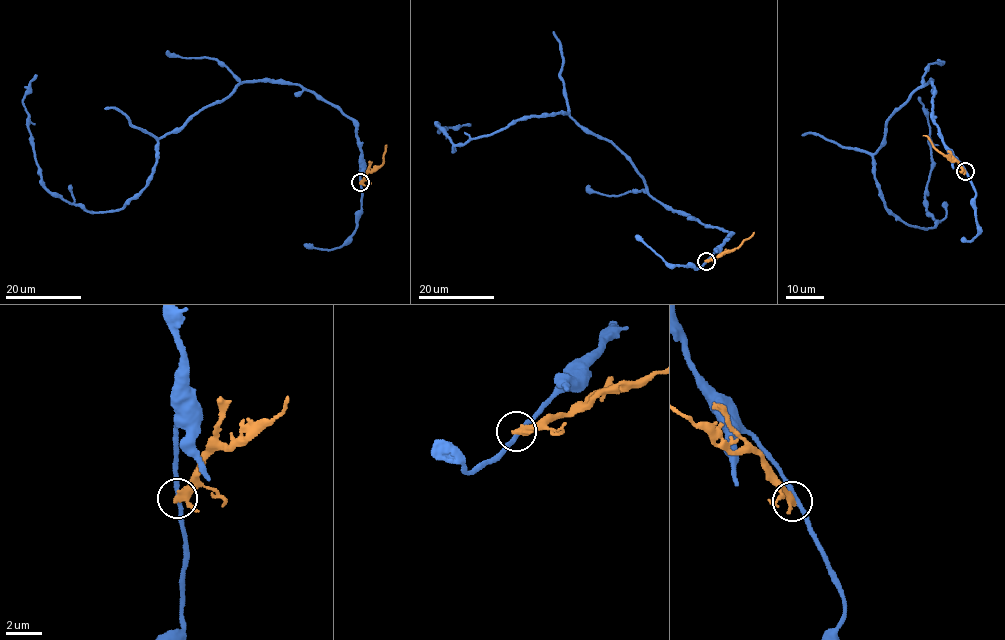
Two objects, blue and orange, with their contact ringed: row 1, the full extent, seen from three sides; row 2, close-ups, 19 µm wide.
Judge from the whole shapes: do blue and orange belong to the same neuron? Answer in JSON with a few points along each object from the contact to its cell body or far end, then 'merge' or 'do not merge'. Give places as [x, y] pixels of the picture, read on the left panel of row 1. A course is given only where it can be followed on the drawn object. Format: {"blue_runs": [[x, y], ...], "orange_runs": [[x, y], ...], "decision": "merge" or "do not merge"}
{"blue_runs": [[360, 182], [354, 122], [245, 80], [158, 140], [122, 208], [88, 212], [41, 181], [36, 74]], "orange_runs": [[360, 183], [368, 172], [381, 167], [386, 145]], "decision": "do not merge"}

